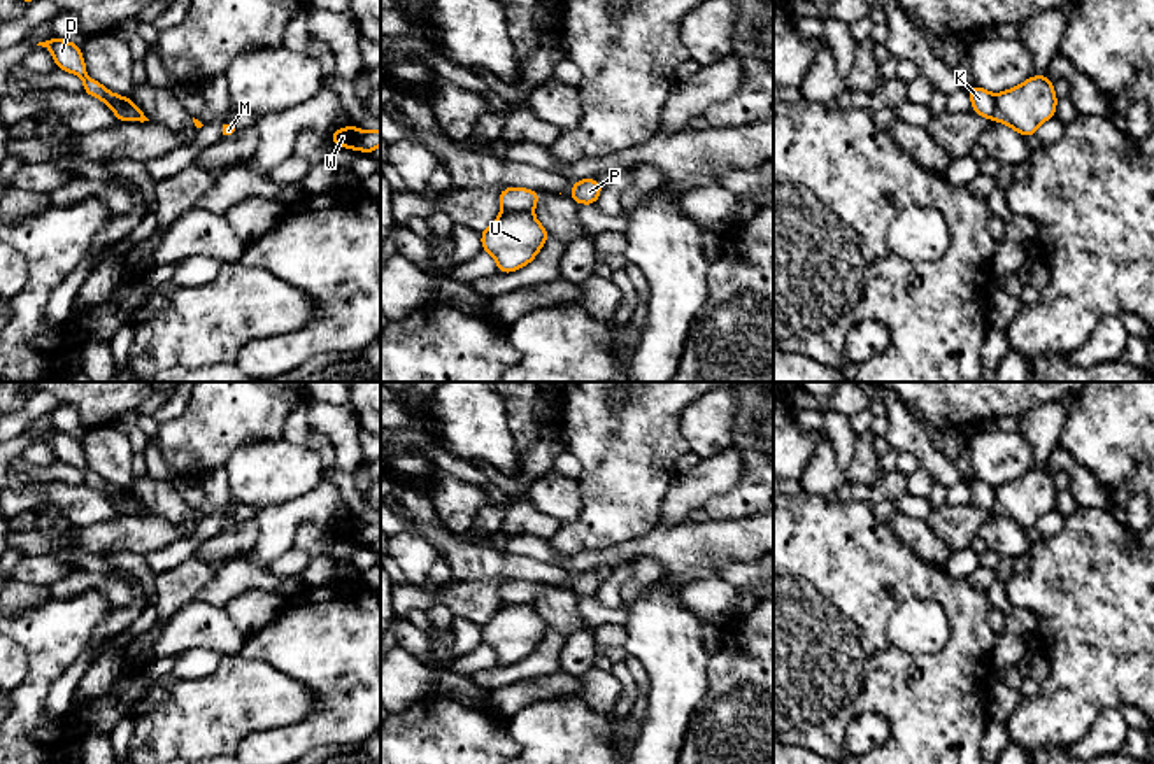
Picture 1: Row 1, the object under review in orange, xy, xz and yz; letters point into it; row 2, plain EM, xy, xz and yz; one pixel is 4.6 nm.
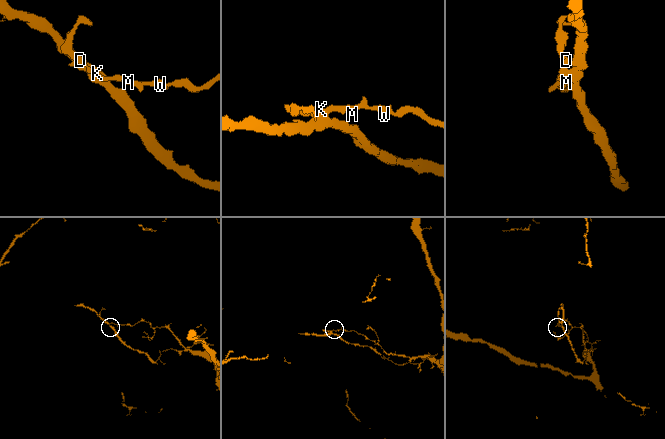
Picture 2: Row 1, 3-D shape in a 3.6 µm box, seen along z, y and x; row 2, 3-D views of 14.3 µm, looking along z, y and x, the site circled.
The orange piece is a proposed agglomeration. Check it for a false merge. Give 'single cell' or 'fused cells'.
fused cells

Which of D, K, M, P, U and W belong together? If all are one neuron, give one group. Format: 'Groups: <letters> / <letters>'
Groups: D K M P W / U

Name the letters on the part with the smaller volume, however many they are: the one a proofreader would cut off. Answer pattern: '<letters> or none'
U

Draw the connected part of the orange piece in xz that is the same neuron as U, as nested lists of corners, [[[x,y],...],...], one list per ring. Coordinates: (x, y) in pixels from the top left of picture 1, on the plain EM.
[[[503,603],[482,626],[482,643],[489,645],[500,666],[510,666],[531,655],[544,640],[549,624],[531,603]]]

